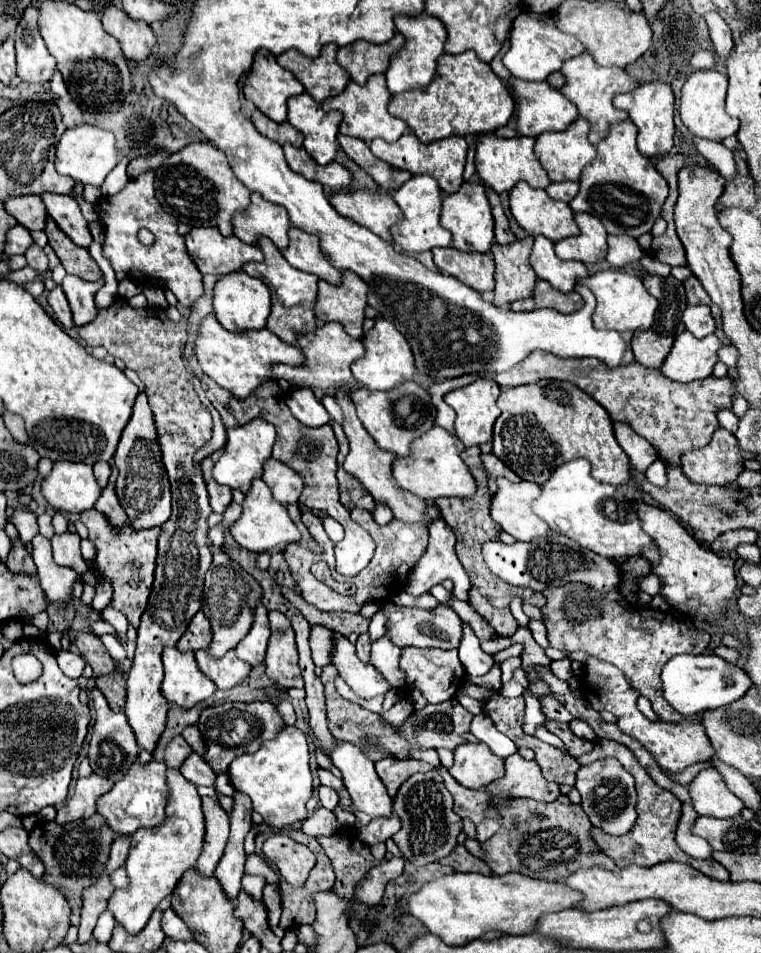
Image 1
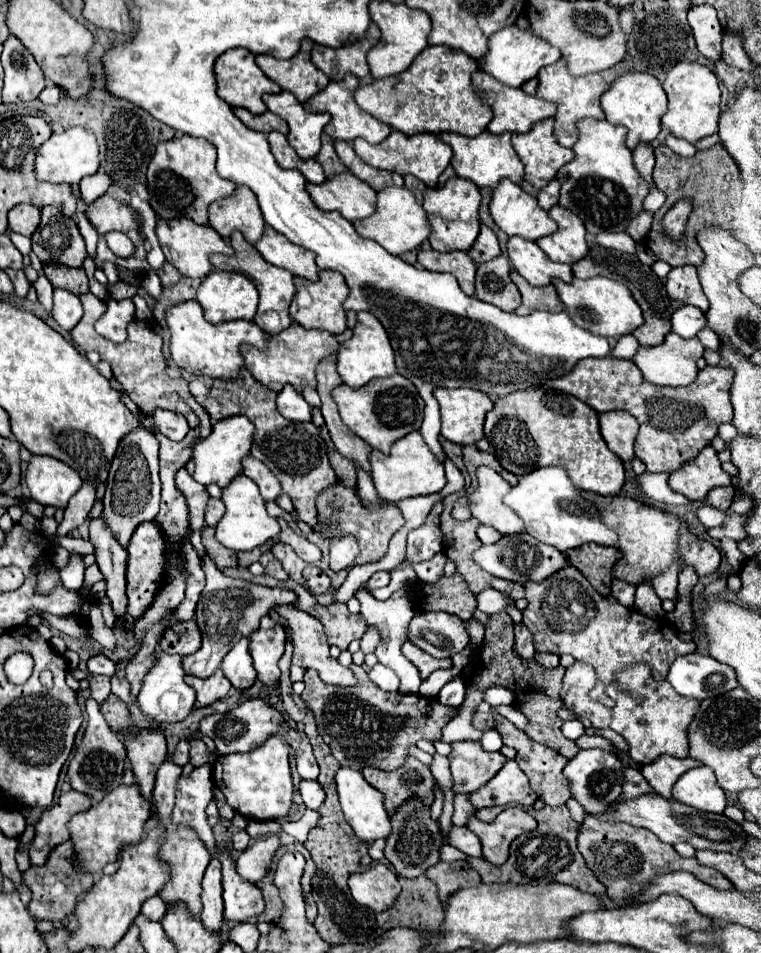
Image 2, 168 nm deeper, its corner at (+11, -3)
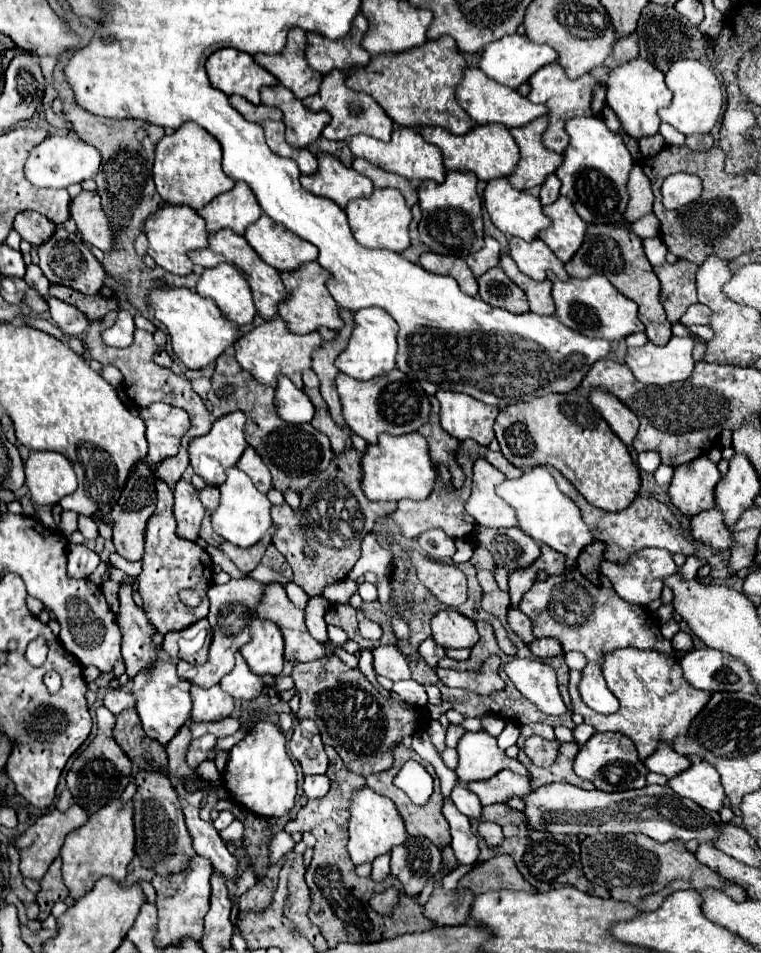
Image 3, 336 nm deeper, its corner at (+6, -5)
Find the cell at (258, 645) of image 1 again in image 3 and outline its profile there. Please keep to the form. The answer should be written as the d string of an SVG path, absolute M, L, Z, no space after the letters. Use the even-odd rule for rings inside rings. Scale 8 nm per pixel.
M237 652L235 654L235 668L221 680L221 688L227 694L231 694L233 698L251 700L251 698L257 698L263 692L265 684L263 684L263 680L259 676L255 676L249 670L245 658Z

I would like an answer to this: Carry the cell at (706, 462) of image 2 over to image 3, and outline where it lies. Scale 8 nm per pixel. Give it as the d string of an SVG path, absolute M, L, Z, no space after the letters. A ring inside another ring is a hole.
M705 454L685 466L675 468L669 486L671 502L687 516L695 516L715 506L715 486L721 480L717 464Z

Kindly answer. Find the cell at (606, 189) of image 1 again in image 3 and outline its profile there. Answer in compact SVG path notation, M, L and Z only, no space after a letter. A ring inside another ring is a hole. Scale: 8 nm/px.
M597 116L571 118L565 126L571 142L567 146L565 160L555 172L561 180L561 196L567 196L577 214L587 224L619 224L625 222L625 208L629 202L627 180L633 168L633 156L629 154L623 136L611 132Z

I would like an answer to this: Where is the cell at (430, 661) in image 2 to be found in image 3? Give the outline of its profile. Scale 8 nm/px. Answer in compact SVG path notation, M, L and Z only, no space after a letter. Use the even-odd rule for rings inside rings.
M427 638L421 646L419 646L419 652L423 656L423 660L429 664L429 666L437 666L437 662L441 658L445 658L445 650L441 646L437 646L431 638Z

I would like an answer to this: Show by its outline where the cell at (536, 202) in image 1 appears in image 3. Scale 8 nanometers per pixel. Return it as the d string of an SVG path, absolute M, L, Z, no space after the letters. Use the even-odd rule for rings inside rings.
M497 178L497 180L491 180L487 184L487 188L485 188L485 208L487 208L493 224L503 234L507 234L507 236L519 236L525 242L527 240L535 240L537 234L541 230L549 228L549 224L551 224L551 220L543 214L543 206L541 206L539 198L513 188L507 178Z

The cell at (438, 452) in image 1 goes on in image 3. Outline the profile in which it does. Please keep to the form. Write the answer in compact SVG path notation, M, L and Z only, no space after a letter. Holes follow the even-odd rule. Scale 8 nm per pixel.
M419 432L405 436L381 434L377 444L367 446L367 454L361 458L361 468L361 488L369 500L425 500L431 494L437 478L429 456L429 442Z

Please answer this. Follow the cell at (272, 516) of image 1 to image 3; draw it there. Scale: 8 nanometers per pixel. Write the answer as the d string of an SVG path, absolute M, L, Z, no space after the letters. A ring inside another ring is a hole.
M229 468L227 470L227 480L219 486L219 490L221 490L221 504L211 514L213 530L221 538L225 538L227 542L231 542L231 544L235 544L239 548L255 546L263 538L263 534L273 526L271 514L269 514L269 510L271 510L269 498L265 494L261 494L253 486L251 478L245 472L241 472L239 468Z

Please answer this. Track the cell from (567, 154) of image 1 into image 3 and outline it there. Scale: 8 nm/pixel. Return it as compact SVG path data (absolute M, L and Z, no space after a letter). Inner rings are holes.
M539 116L527 126L511 128L511 134L521 150L521 160L517 164L517 170L509 176L509 182L517 190L529 190L533 186L541 186L545 178L563 162L563 156L547 150L541 142L543 132L547 130L547 116Z

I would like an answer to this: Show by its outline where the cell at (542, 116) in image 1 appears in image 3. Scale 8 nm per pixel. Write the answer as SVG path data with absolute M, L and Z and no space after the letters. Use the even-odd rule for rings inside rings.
M467 68L463 82L457 88L457 100L467 110L475 124L503 124L507 128L521 128L527 122L533 122L537 116L545 116L549 110L543 104L533 104L517 90L487 78L479 68Z

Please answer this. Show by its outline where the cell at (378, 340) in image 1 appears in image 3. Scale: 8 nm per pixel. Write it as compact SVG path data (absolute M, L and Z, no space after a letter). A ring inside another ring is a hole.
M363 308L355 312L355 328L349 338L347 348L337 358L335 366L355 378L355 380L371 380L375 376L389 374L395 368L395 354L397 354L397 322L381 308Z

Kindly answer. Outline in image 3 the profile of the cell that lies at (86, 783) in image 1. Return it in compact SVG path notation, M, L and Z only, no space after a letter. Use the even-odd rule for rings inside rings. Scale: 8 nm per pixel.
M73 804L67 812L59 812L57 808L53 808L51 812L43 814L37 818L37 822L33 826L29 826L17 840L15 840L15 846L19 850L19 856L21 856L21 874L23 876L29 876L33 880L41 880L47 872L47 868L51 866L51 862L59 856L61 852L61 846L63 846L63 840L69 832L73 832L75 828L83 826L87 822L89 814L85 808Z

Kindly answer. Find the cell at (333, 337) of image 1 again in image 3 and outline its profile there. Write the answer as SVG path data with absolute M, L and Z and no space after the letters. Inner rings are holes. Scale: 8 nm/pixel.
M277 318L273 322L263 322L261 326L243 334L239 342L235 342L235 358L243 370L253 374L253 378L257 378L257 382L265 386L275 388L279 376L287 376L297 388L303 388L303 382L301 382L303 372L311 368L311 356L321 344L323 344L323 338L319 332L295 334L287 328L285 320Z

